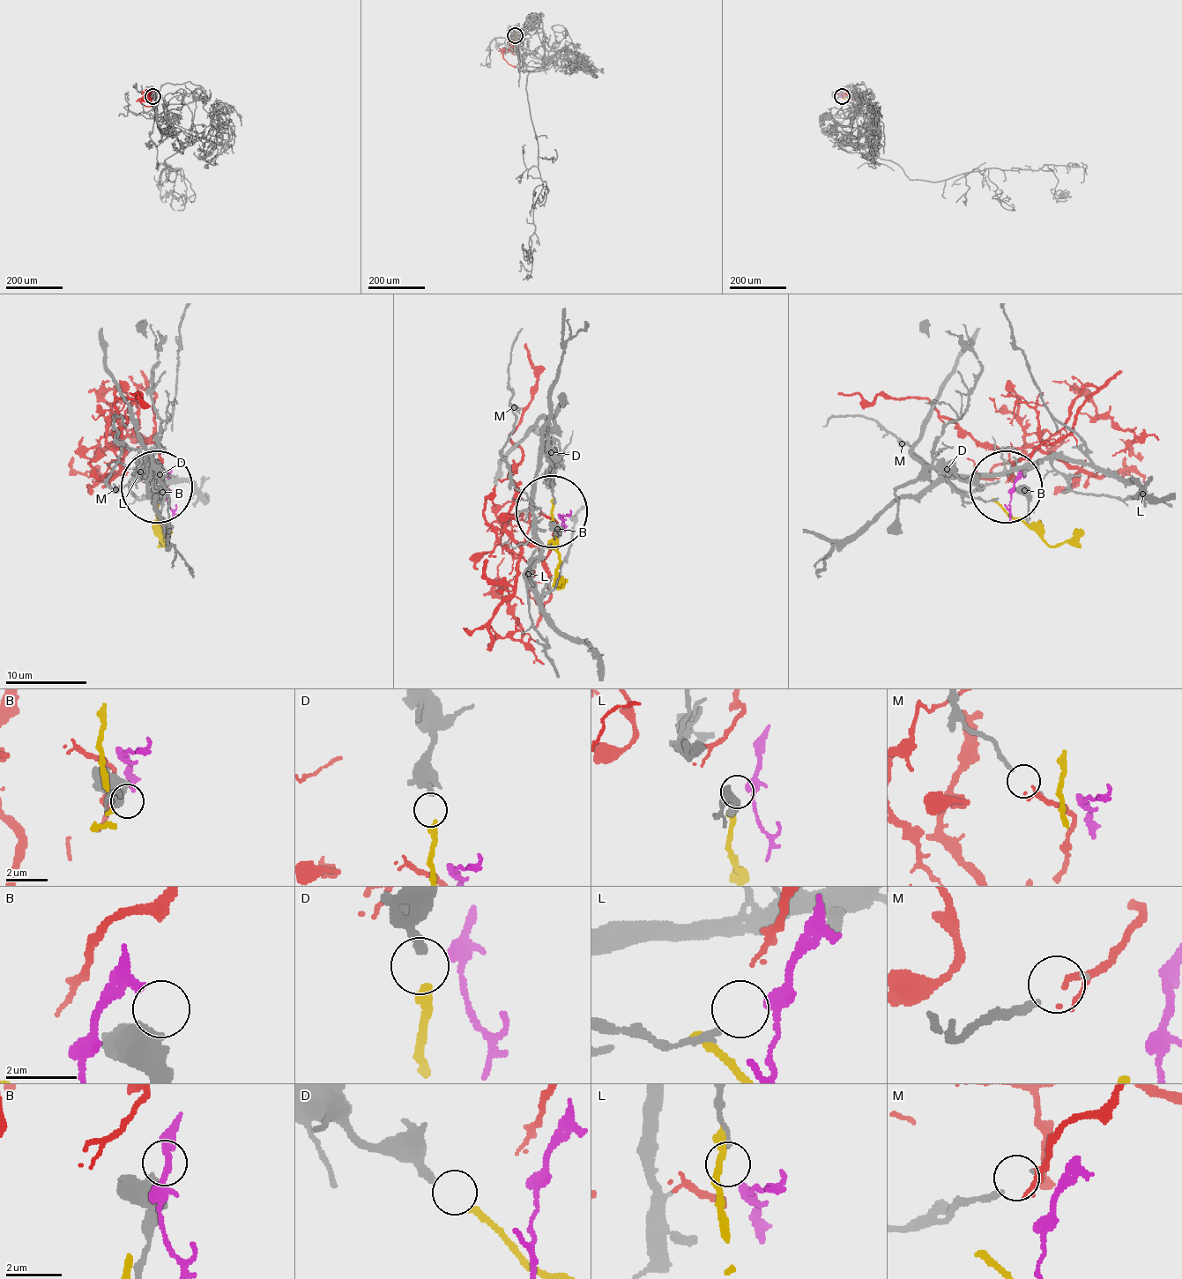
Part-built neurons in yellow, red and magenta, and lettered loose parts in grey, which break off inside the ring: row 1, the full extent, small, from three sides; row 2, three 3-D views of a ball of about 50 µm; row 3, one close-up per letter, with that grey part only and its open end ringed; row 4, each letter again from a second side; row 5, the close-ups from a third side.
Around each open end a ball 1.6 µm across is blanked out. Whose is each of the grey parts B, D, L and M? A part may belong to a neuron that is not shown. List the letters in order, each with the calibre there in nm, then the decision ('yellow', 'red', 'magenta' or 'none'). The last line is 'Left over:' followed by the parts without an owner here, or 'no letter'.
B: 500 nm thick; none
D: 280 nm thick; yellow
L: 220 nm thick; magenta
M: 220 nm thick; red
Left over: B

